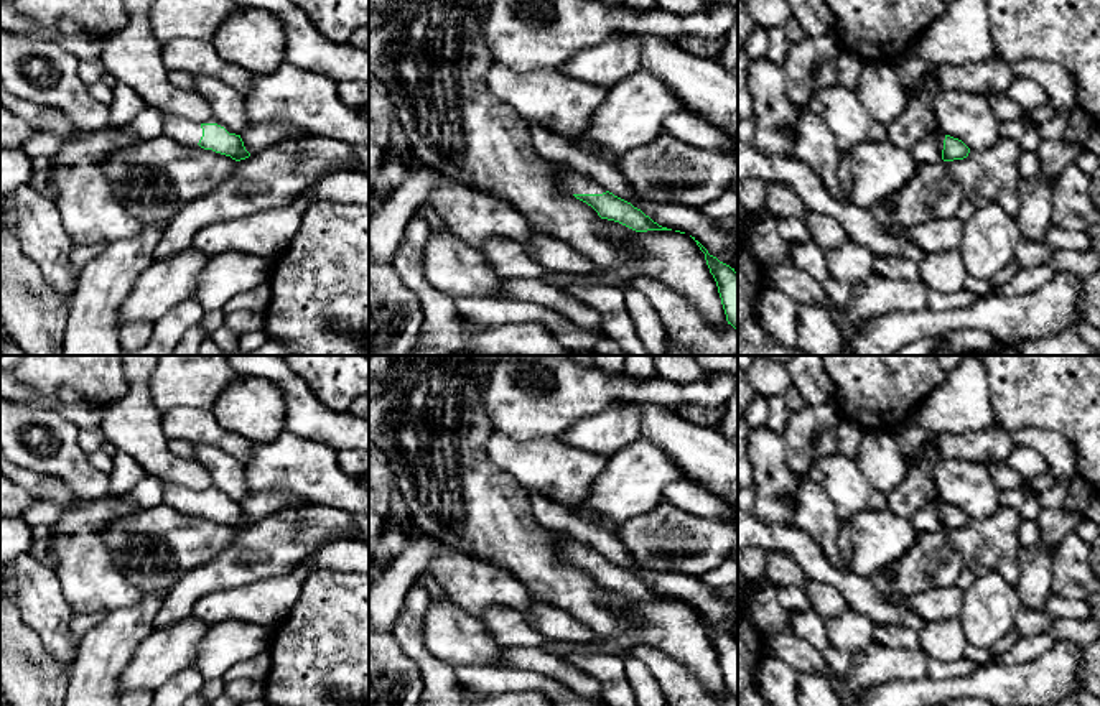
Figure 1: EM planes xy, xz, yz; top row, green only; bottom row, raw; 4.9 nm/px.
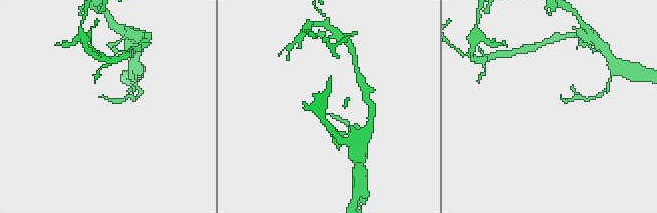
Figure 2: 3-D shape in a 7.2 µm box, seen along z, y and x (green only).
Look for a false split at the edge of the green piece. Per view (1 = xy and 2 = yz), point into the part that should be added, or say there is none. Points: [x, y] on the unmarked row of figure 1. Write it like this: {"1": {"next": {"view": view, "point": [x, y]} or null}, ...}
{"1": {"next": {"view": "xy", "point": [186, 501]}}, "2": {"next": {"view": "yz", "point": [937, 501]}}}

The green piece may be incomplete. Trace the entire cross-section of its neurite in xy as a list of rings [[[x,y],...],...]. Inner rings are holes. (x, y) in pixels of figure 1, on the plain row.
[[[165,482],[163,504],[181,513],[211,518],[231,525],[235,530],[250,525],[240,504],[235,504],[214,487],[206,492],[198,492],[184,485]]]

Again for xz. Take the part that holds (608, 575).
[[[558,535],[557,555],[560,560],[573,563],[576,568],[591,574],[601,588],[619,591],[636,601],[672,599],[659,594],[641,578],[606,560],[596,550],[563,535]]]

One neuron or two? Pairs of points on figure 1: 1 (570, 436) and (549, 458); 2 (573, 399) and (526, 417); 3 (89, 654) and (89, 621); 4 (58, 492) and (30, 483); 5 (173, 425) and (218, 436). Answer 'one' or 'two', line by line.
1: two
2: one
3: two
4: one
5: one

